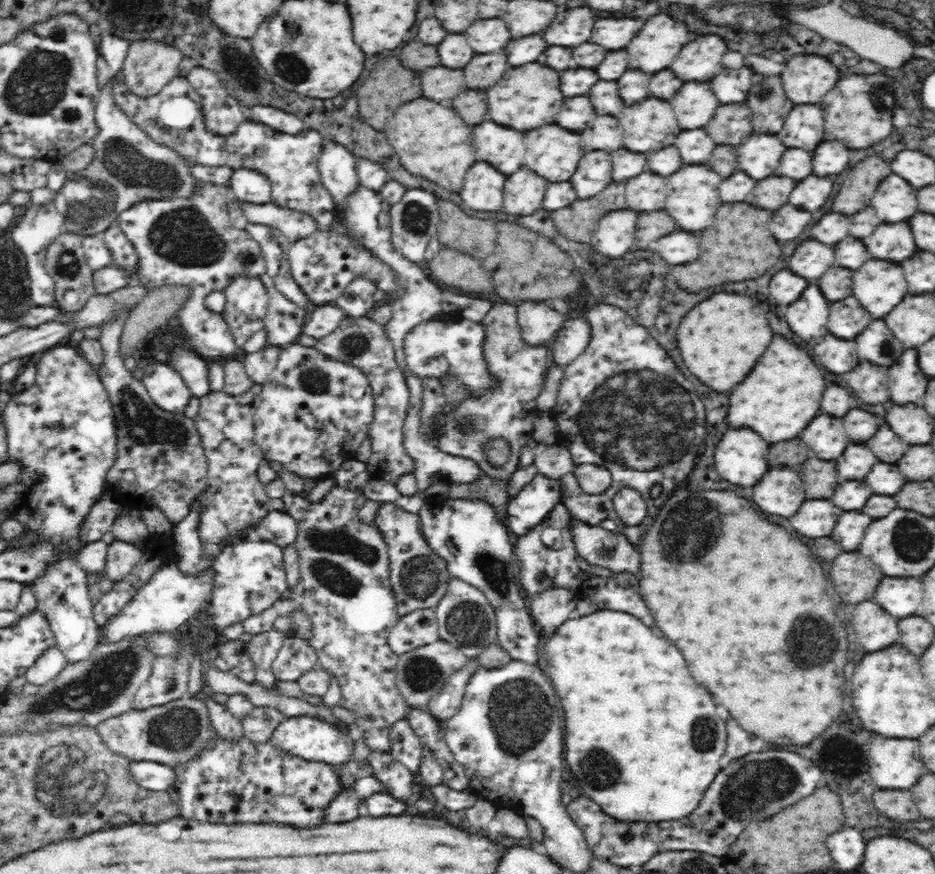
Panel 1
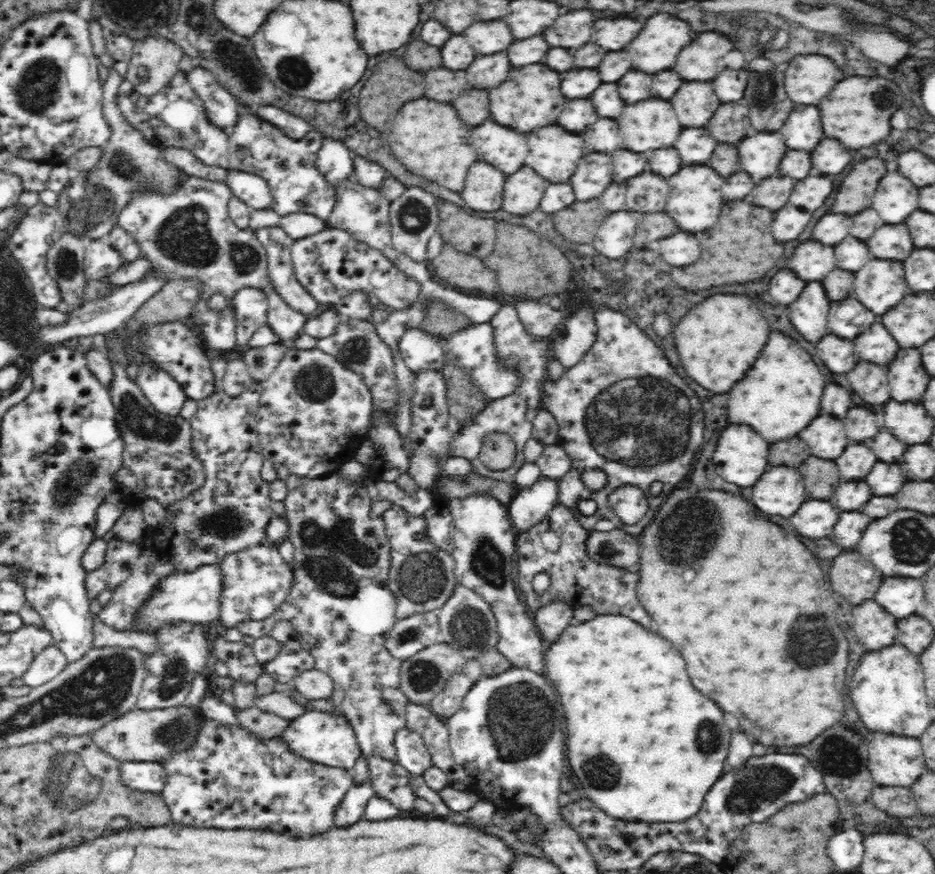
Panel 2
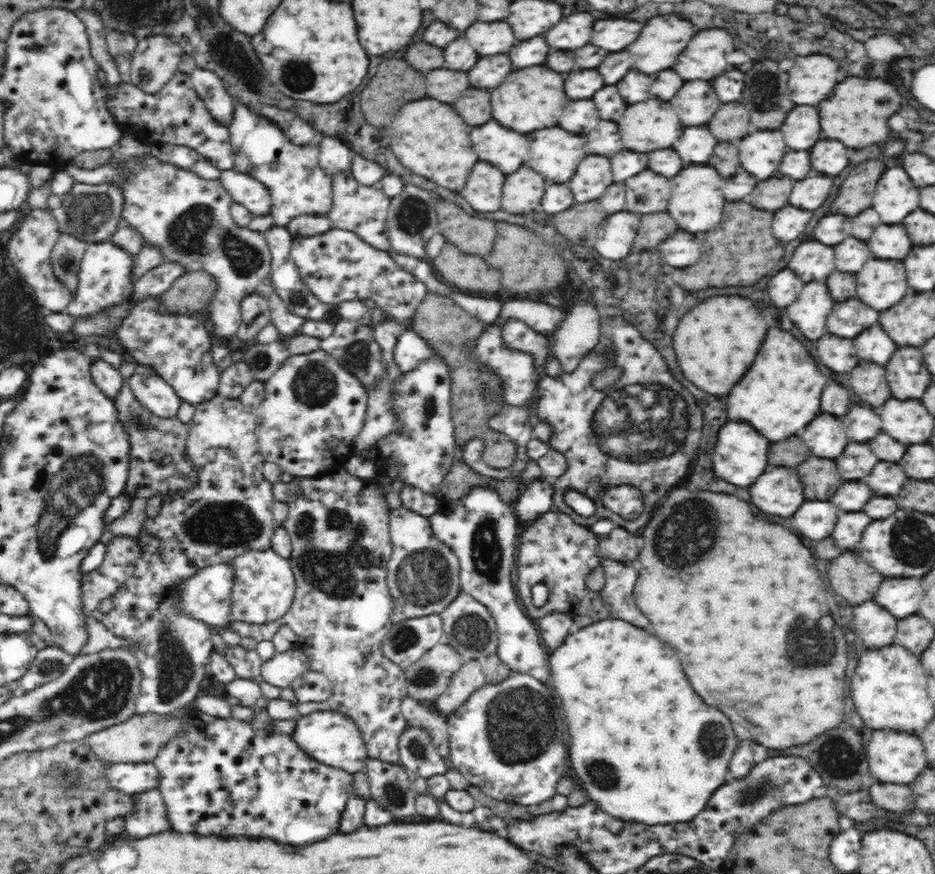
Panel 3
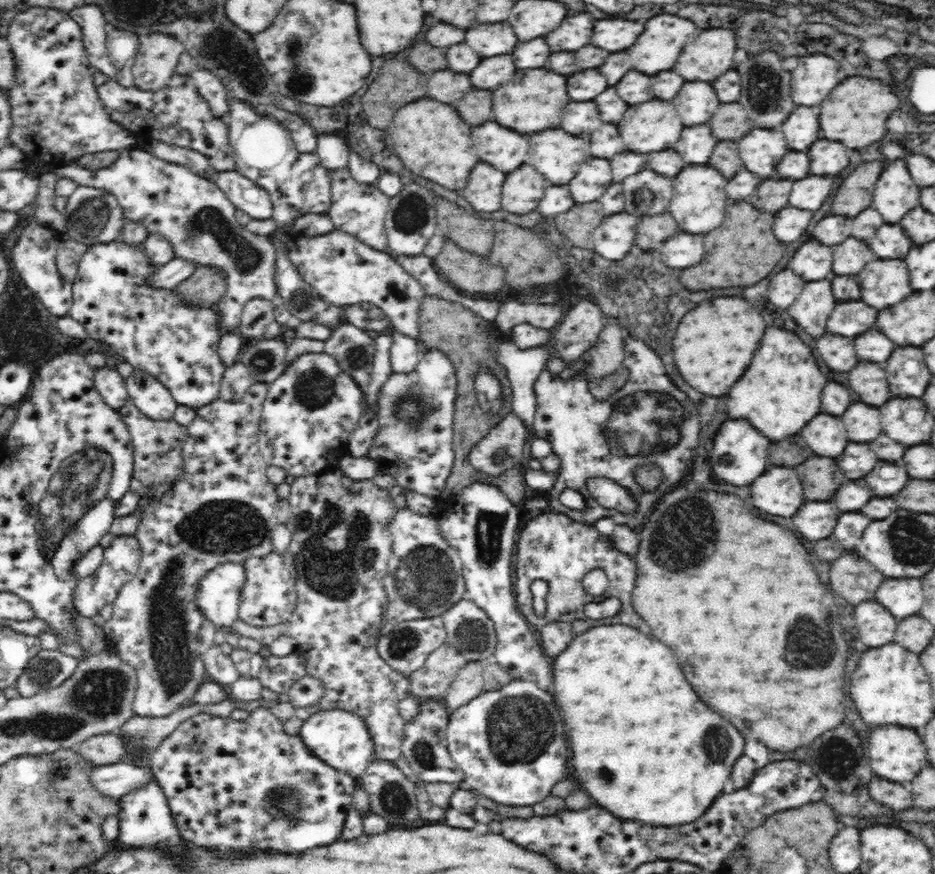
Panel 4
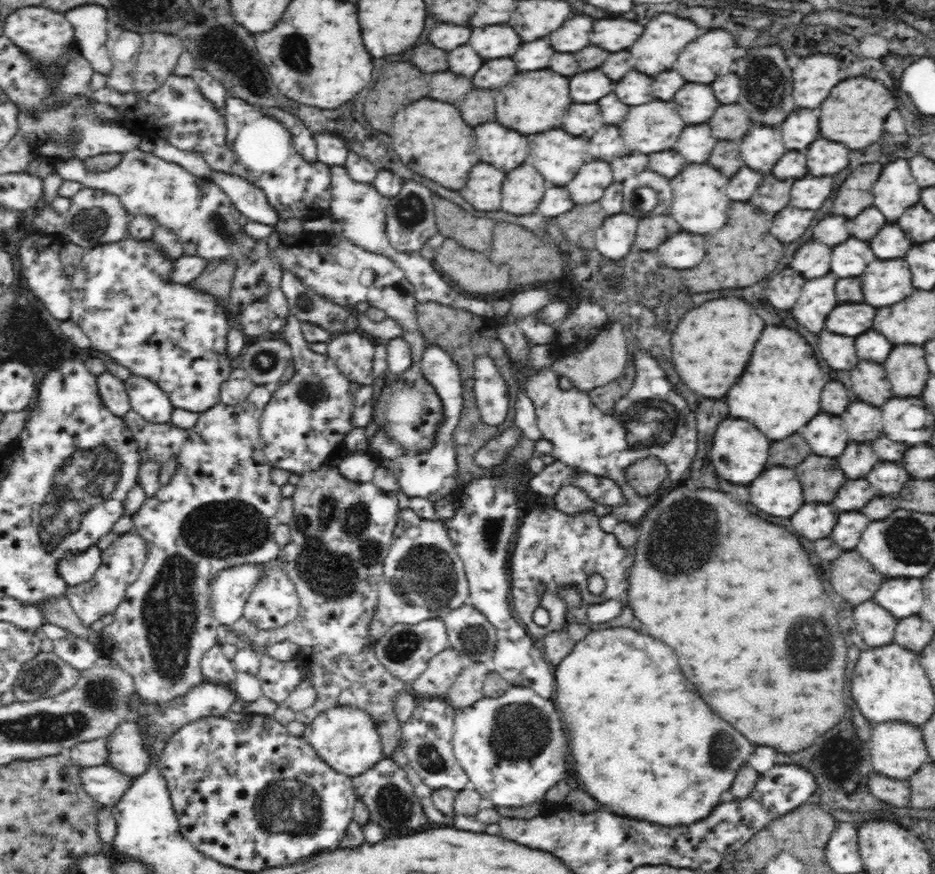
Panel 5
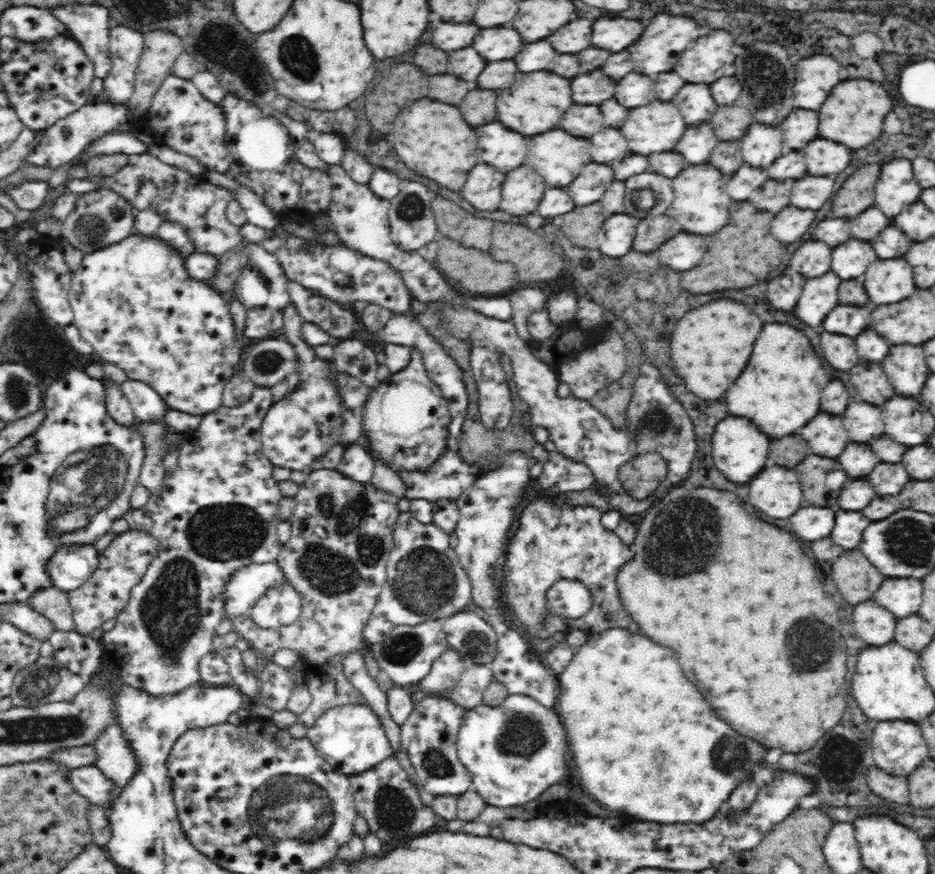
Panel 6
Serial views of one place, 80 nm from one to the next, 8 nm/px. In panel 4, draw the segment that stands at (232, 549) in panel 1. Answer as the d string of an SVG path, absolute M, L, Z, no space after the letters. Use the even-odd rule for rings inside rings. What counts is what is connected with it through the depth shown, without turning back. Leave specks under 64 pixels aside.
M277 552L266 558L250 558L242 565L247 579L239 596L238 617L255 627L271 627L282 624L294 612L297 605L295 580Z

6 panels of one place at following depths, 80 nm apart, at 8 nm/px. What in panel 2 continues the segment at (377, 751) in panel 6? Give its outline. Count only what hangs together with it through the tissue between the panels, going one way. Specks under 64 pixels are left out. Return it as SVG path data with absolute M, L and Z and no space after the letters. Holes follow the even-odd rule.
M306 711L298 718L292 719L289 726L280 735L294 753L312 762L350 770L362 755L361 748L349 720L340 713Z

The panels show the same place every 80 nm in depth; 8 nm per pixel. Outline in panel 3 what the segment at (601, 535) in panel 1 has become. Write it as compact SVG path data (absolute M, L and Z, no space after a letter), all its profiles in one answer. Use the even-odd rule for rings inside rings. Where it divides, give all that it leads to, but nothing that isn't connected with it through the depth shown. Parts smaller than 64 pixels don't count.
M616 527L610 534L600 536L598 557L610 557L620 562L635 562L642 548L639 534L624 527Z

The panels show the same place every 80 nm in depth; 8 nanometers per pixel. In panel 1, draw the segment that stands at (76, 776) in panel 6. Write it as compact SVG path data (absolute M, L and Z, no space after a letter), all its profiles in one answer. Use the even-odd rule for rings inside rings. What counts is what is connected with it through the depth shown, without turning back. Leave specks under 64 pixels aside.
M131 761L130 775L143 789L166 791L174 780L174 769L152 761Z

